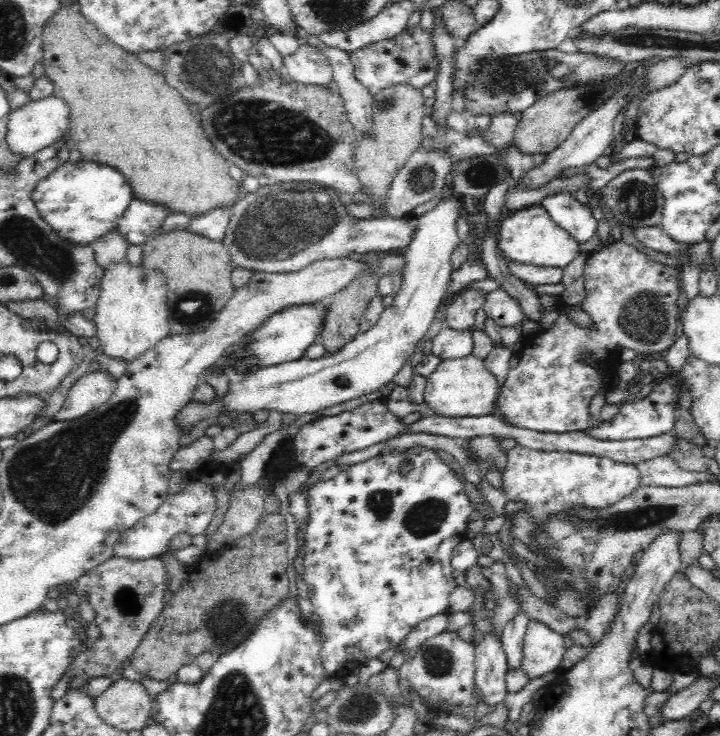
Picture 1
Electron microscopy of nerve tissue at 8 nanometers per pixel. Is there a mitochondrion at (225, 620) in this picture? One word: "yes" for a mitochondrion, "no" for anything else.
yes

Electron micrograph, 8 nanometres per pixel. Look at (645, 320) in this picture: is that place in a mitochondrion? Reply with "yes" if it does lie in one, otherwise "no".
yes

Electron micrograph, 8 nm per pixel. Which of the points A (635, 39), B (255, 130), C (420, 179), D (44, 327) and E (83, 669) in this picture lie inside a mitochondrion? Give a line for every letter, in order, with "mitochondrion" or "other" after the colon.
A: mitochondrion
B: mitochondrion
C: mitochondrion
D: other
E: other

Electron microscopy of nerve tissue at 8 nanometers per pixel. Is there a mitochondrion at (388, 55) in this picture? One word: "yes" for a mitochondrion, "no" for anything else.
no

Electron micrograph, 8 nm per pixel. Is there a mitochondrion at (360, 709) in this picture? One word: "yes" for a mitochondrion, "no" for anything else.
yes

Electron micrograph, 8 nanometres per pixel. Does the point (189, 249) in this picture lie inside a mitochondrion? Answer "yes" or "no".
no

